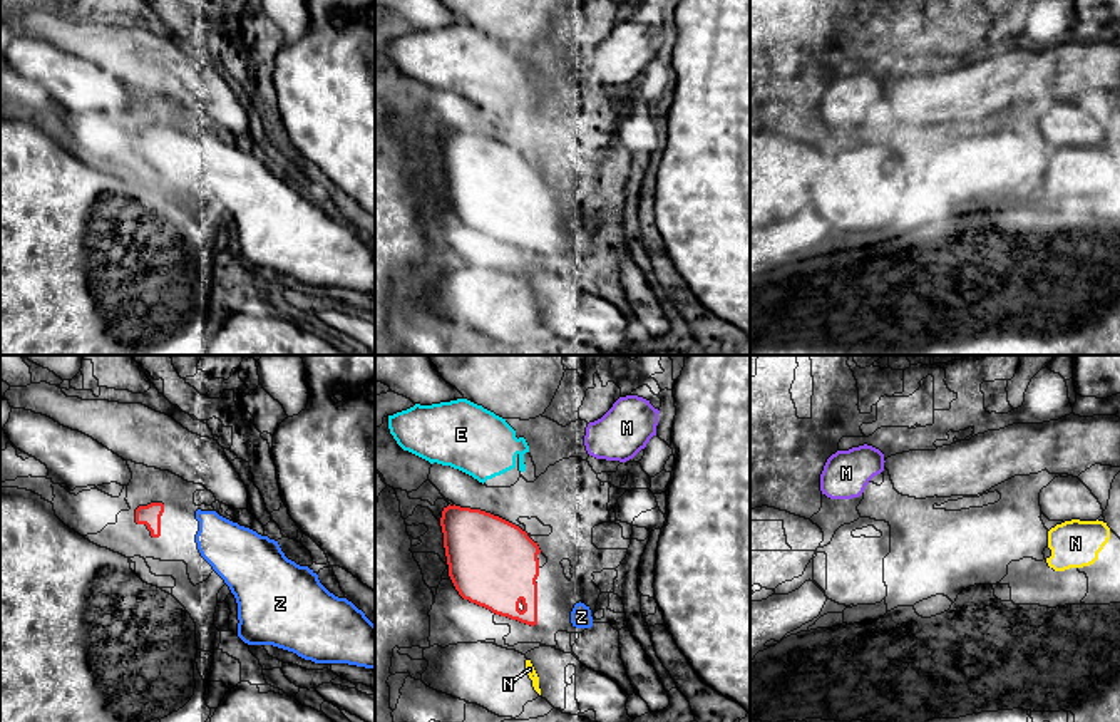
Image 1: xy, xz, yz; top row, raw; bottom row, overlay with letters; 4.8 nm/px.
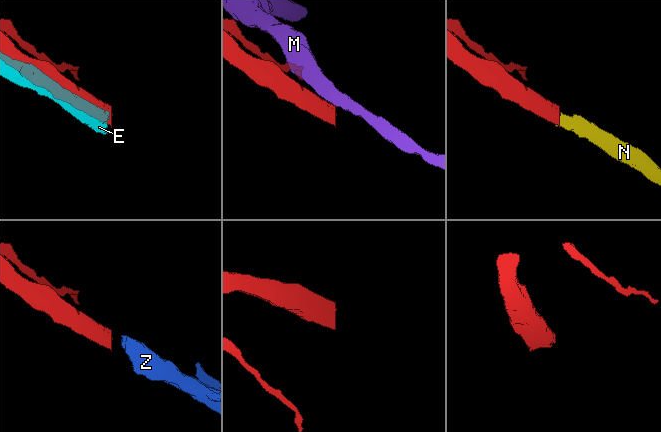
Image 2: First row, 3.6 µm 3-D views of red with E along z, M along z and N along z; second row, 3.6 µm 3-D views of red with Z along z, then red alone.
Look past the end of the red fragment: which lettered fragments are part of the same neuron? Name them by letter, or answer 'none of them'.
Z

